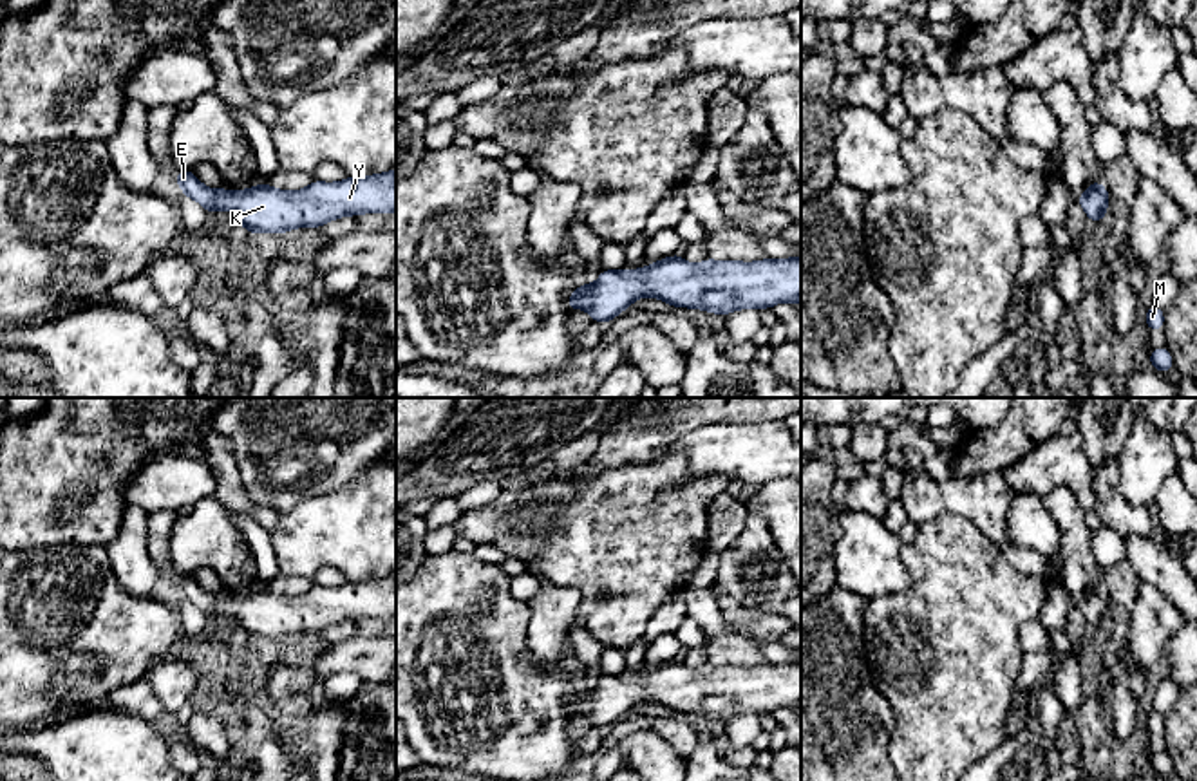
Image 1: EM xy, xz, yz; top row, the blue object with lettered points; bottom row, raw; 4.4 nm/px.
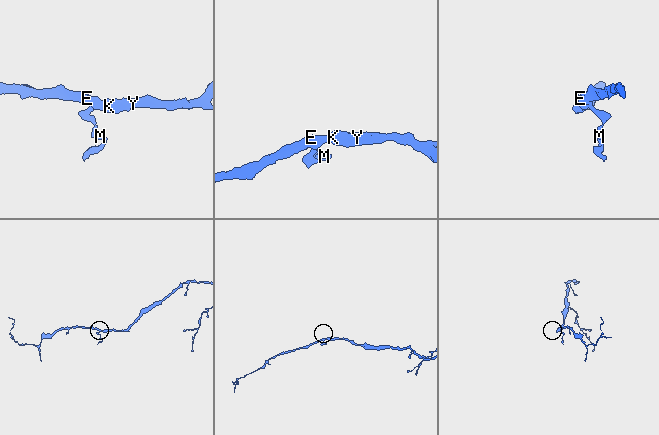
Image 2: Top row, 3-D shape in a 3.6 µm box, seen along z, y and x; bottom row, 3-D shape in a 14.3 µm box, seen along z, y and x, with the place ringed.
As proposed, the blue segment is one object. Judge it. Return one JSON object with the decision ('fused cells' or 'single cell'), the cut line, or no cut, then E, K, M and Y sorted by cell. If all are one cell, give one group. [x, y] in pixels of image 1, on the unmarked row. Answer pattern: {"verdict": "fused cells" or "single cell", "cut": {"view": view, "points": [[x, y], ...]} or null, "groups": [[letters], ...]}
{"verdict": "single cell", "cut": null, "groups": [["E", "K", "M", "Y"]]}

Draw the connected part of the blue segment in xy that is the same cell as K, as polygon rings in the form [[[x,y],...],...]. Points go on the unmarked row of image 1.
[[[396,573],[367,582],[345,582],[340,588],[313,586],[304,595],[277,595],[268,588],[228,597],[206,593],[192,575],[179,575],[175,586],[184,602],[204,611],[208,620],[231,615],[251,640],[286,638],[293,633],[320,633],[333,624],[360,618],[396,618]]]

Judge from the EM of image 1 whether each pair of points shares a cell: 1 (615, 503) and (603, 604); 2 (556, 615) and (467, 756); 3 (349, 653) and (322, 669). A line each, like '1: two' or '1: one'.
1: one
2: two
3: one

